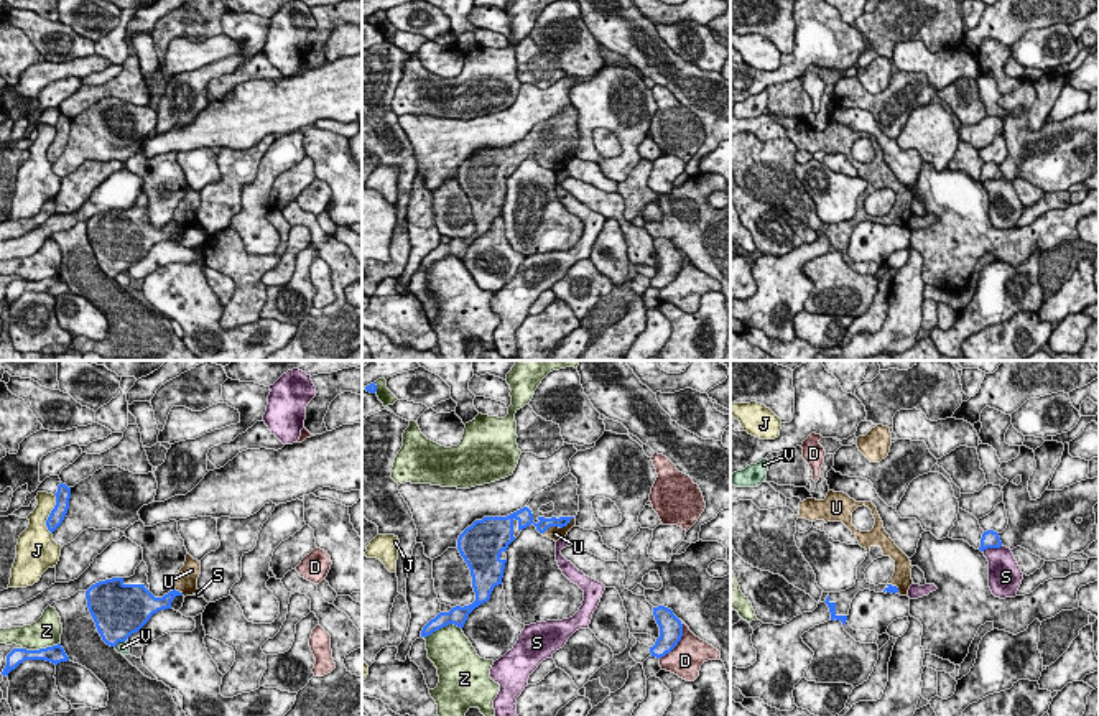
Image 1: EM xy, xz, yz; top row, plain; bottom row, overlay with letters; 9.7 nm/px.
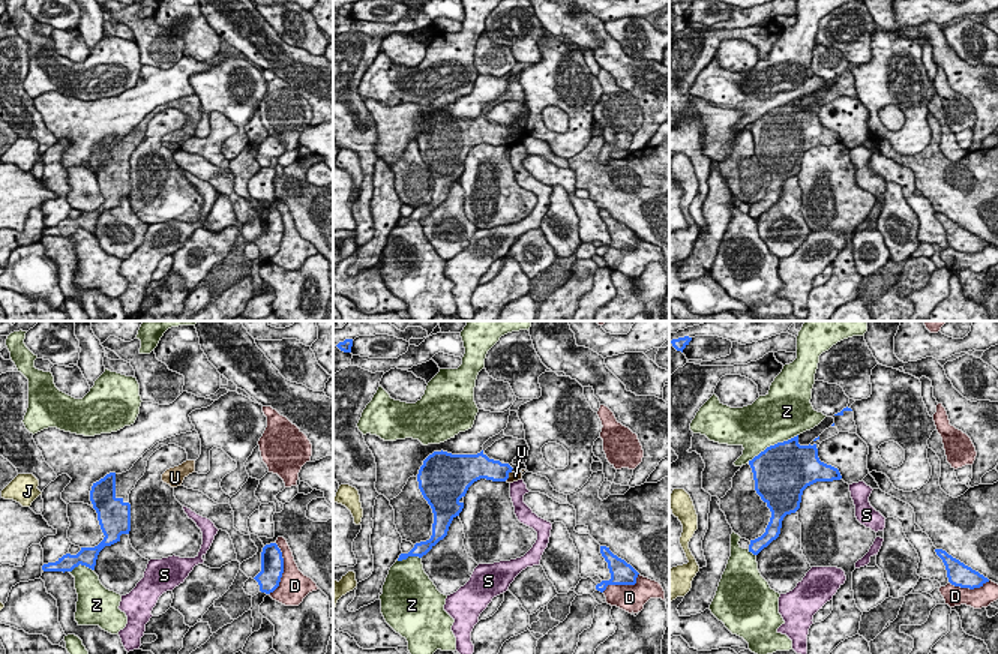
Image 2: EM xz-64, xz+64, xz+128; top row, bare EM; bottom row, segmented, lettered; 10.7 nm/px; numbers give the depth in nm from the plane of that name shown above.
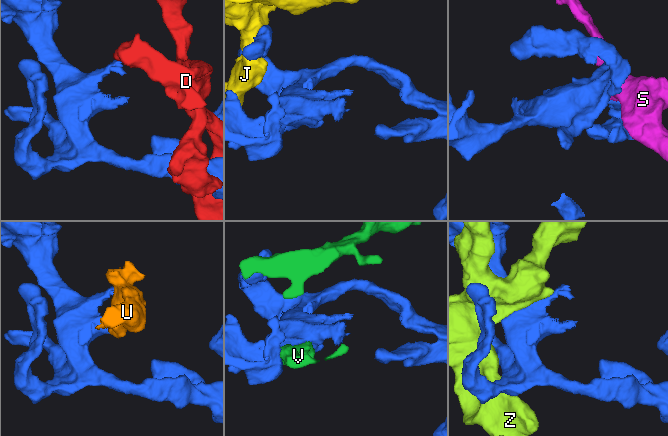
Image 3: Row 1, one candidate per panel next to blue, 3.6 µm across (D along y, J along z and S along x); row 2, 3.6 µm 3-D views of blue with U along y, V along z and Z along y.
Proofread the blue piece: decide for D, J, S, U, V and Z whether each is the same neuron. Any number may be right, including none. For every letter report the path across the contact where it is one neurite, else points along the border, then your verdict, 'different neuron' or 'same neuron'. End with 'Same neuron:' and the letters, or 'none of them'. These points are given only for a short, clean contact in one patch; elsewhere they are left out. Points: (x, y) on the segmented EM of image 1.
D: different neuron
J: different neuron
S: different neuron
U: runs through xz (543, 524), (558, 525), (555, 534); same neuron
V: different neuron
Z: different neuron
Same neuron: U

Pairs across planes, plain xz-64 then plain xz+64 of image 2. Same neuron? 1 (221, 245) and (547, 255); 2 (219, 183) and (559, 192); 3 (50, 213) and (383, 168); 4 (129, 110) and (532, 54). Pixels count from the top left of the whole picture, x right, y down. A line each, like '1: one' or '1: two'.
1: one
2: two
3: one
4: two

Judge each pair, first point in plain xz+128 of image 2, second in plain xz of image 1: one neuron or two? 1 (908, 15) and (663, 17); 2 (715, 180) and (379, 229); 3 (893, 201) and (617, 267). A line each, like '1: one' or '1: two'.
1: one
2: two
3: one

